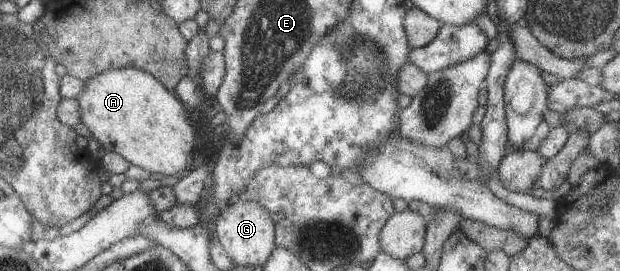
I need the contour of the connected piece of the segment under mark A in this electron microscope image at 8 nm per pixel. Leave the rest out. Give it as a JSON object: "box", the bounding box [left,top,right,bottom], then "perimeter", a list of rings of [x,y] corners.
{"box":[78,66,196,177],"perimeter":[[[126,66],[92,76],[85,82],[85,91],[78,101],[82,108],[82,123],[95,135],[97,141],[108,152],[119,153],[132,165],[148,170],[153,177],[190,173],[196,151],[196,131],[188,119],[192,109],[165,87],[154,74],[134,66]]]}

